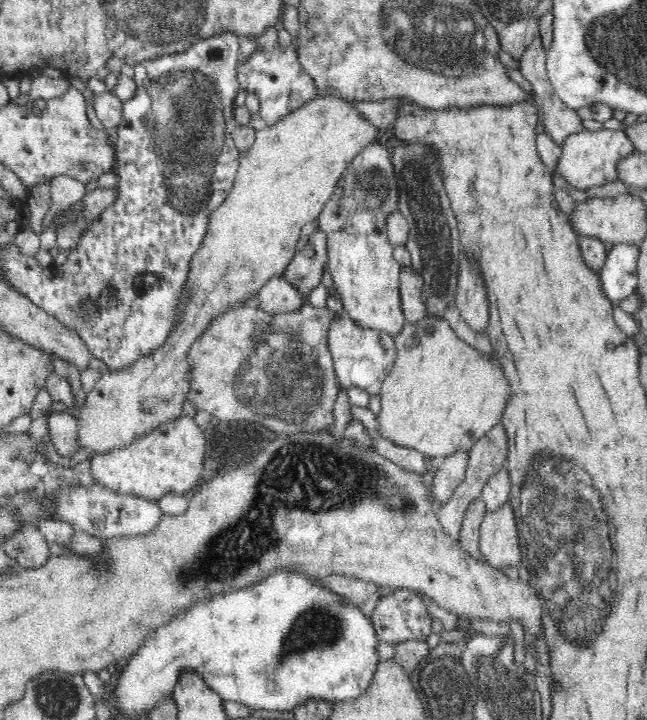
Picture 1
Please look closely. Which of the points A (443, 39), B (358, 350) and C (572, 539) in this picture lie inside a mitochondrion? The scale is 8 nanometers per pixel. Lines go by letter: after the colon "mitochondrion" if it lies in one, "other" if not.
A: mitochondrion
B: other
C: mitochondrion

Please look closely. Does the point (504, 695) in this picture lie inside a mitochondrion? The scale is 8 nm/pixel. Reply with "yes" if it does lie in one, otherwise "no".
yes

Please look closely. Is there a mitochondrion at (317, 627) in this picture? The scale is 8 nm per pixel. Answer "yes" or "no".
yes

